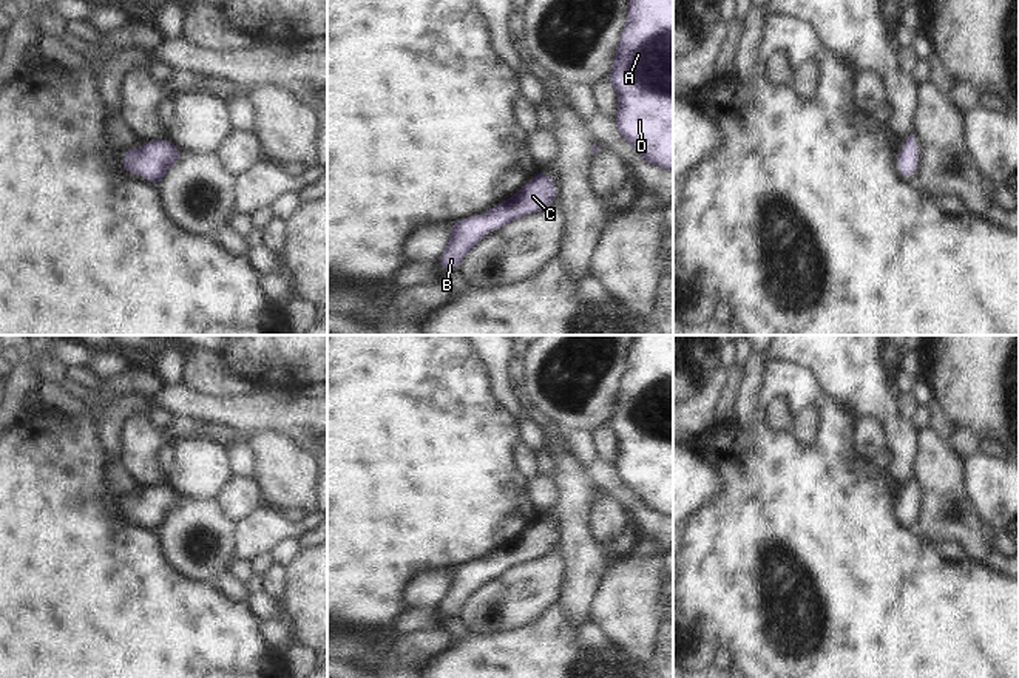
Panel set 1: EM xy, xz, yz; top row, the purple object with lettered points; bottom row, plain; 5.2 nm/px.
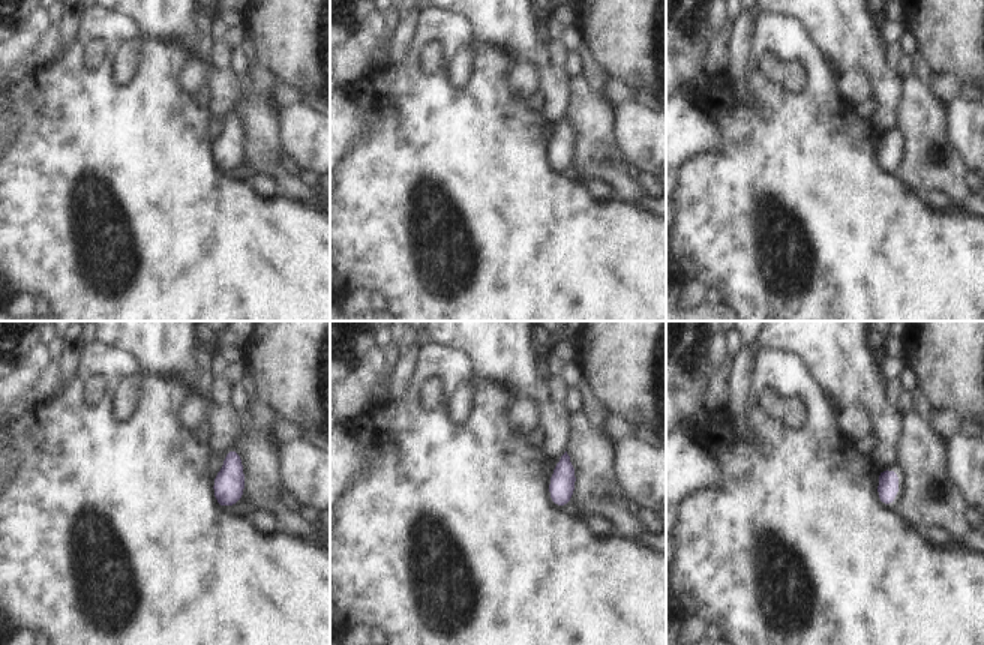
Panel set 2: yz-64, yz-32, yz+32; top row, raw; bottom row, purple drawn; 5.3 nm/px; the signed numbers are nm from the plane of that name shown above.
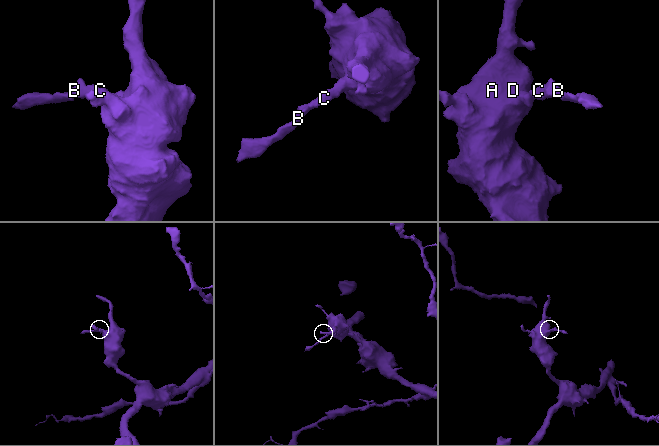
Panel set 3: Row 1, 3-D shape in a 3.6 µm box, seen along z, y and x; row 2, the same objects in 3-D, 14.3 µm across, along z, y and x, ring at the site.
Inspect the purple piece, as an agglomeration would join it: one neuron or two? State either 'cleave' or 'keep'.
keep

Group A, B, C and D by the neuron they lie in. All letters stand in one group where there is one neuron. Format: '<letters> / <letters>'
A B C D

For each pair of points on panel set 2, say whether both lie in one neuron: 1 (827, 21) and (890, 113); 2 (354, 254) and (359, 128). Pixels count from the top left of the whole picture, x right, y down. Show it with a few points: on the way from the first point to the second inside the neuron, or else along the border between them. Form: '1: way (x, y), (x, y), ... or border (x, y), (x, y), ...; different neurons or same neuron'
1: way (849, 44), (884, 78), (887, 90); same neuron
2: border (365, 111), (372, 132), (345, 159); different neurons

